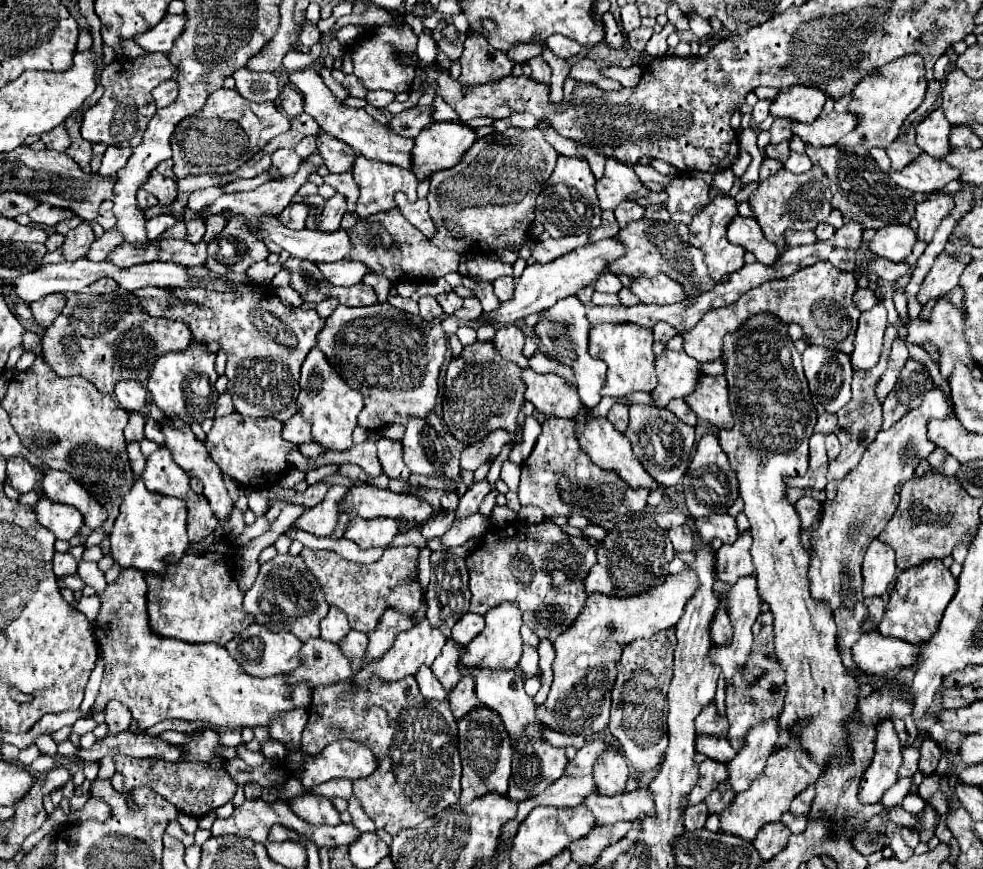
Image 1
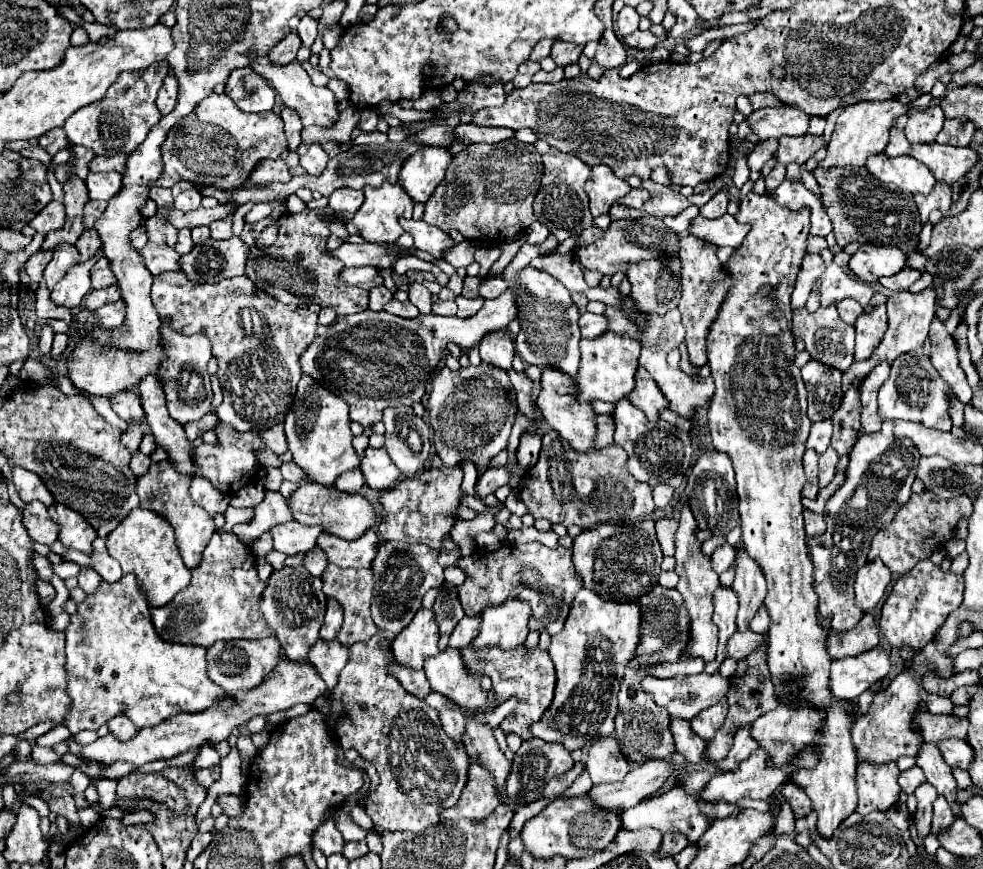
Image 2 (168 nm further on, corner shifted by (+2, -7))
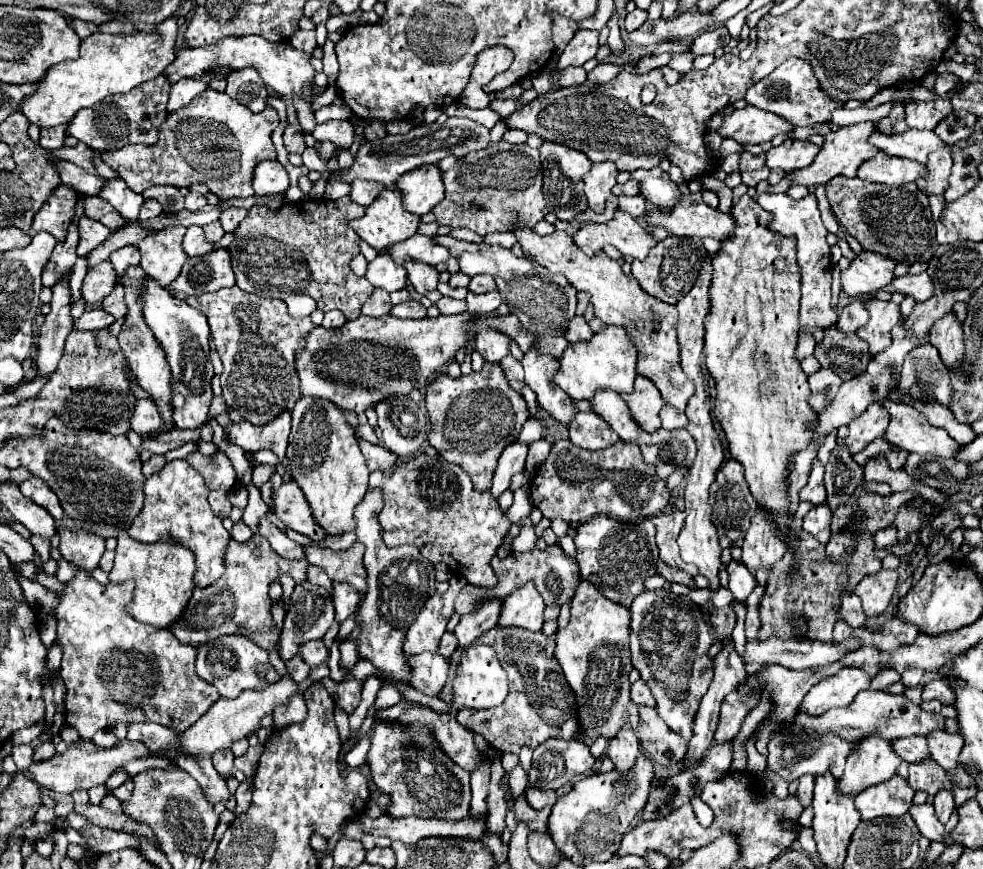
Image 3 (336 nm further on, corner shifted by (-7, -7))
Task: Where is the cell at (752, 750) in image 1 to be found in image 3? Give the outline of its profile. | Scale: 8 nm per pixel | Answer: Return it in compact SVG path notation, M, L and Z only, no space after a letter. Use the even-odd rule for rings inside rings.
M860 691L856 699L850 703L850 707L830 709L826 715L818 719L808 719L806 715L796 715L796 723L792 727L808 727L808 731L836 731L842 739L850 741L862 741L866 737L882 737L882 739L898 739L898 737L914 737L922 735L926 737L928 731L944 729L944 717L926 713L918 705L910 703L904 695L890 695L886 691Z

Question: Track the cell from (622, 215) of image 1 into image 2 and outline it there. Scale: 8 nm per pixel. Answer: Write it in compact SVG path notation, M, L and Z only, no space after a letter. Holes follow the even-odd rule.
M615 203L615 205L611 207L609 215L611 215L613 221L617 221L617 219L627 219L627 217L641 217L641 211L631 209L631 207L627 207L627 205L621 205L621 203Z

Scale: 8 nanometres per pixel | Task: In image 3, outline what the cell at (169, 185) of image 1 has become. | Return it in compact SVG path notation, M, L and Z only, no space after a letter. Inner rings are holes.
M166 227L154 235L144 237L136 243L136 249L140 251L140 267L146 275L152 275L158 279L158 283L170 285L178 275L188 259L182 249L182 237L186 229L184 227Z

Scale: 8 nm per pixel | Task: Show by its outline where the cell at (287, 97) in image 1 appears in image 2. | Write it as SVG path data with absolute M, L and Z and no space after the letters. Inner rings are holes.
M283 107L281 111L281 119L285 123L285 135L287 135L287 141L289 141L289 151L295 151L301 143L301 119L297 115L297 111L293 111L291 107Z

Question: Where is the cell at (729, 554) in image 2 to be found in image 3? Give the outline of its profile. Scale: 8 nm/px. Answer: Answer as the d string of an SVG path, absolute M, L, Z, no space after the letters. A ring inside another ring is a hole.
M728 563L728 575L730 575L730 585L728 589L732 591L736 601L746 601L748 595L754 591L756 587L756 579L754 575L740 563Z

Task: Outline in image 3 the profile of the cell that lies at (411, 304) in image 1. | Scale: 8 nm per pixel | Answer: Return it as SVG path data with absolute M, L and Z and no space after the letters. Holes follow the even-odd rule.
M414 299L400 303L396 307L392 307L390 311L394 317L402 317L402 319L424 319L426 317L426 307Z

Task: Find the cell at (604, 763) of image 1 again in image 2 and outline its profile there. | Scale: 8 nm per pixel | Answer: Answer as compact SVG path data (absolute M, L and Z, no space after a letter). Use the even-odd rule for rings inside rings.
M603 737L589 749L587 771L595 785L623 781L631 771L629 761L623 757L619 741L615 737Z

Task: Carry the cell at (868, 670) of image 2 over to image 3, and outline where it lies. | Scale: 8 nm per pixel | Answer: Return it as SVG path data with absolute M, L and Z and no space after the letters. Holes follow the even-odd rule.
M844 669L816 683L798 705L798 713L818 717L832 707L848 707L864 689L870 689L870 675L860 669Z

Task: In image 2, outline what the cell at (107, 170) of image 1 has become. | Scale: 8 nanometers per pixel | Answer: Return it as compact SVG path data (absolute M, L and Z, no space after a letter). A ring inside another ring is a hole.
M109 171L109 173L89 173L87 179L87 189L89 189L89 197L91 199L103 199L109 201L121 187L121 175L117 171Z

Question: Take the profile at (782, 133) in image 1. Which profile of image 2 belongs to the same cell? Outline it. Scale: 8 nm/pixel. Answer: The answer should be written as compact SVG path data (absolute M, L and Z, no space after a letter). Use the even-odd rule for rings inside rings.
M767 139L767 141L759 143L759 145L755 145L755 149L749 155L749 163L747 163L749 169L751 171L761 171L761 167L765 165L765 161L769 161L775 155L777 145L779 145L777 139Z

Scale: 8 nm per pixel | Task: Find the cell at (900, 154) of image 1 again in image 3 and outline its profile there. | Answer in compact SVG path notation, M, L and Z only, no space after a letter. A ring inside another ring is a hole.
M896 103L894 109L890 111L890 115L878 121L878 127L880 127L880 131L884 131L888 135L894 135L896 131L906 131L908 125L904 121L904 105Z

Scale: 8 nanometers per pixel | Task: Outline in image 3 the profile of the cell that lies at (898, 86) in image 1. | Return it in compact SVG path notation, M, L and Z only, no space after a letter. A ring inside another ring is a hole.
M866 121L866 123L856 123L856 125L840 127L836 133L824 135L824 145L820 147L820 153L814 157L814 163L808 169L792 173L790 175L790 185L814 187L814 185L826 185L830 179L834 179L838 175L854 177L856 175L856 167L860 167L860 163L864 163L864 159L870 159L878 151L876 147L868 145L868 135L874 129L876 129L876 123Z

